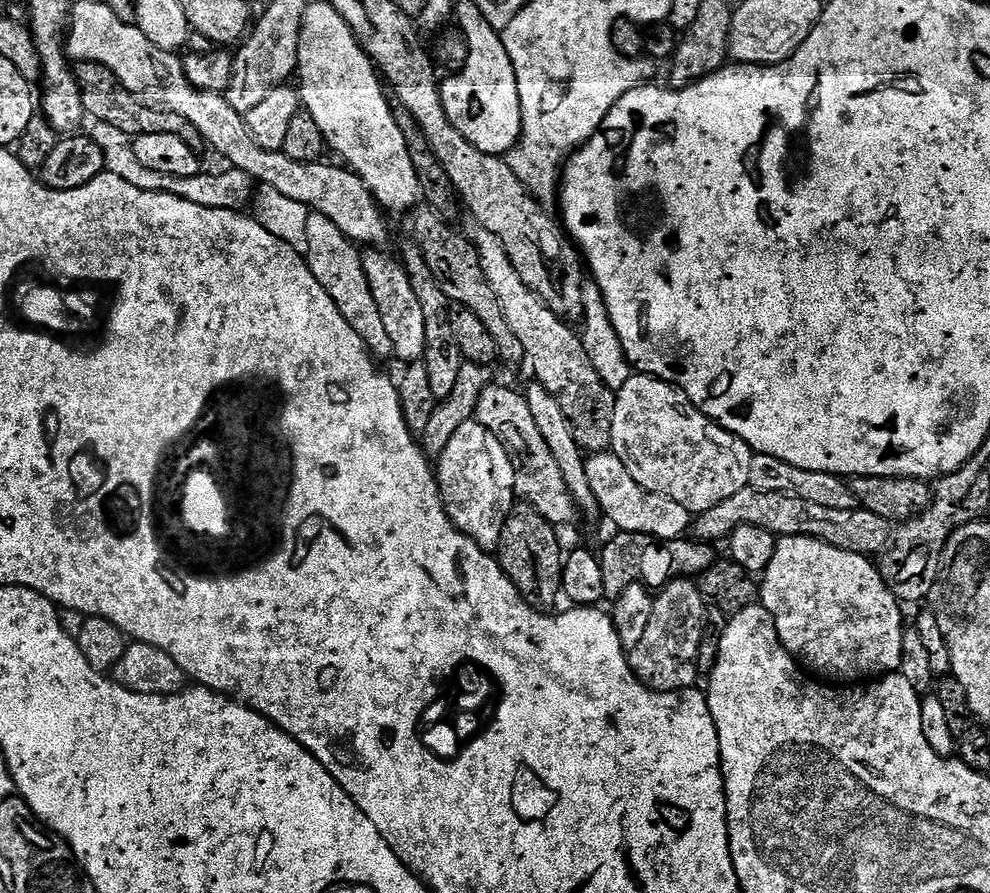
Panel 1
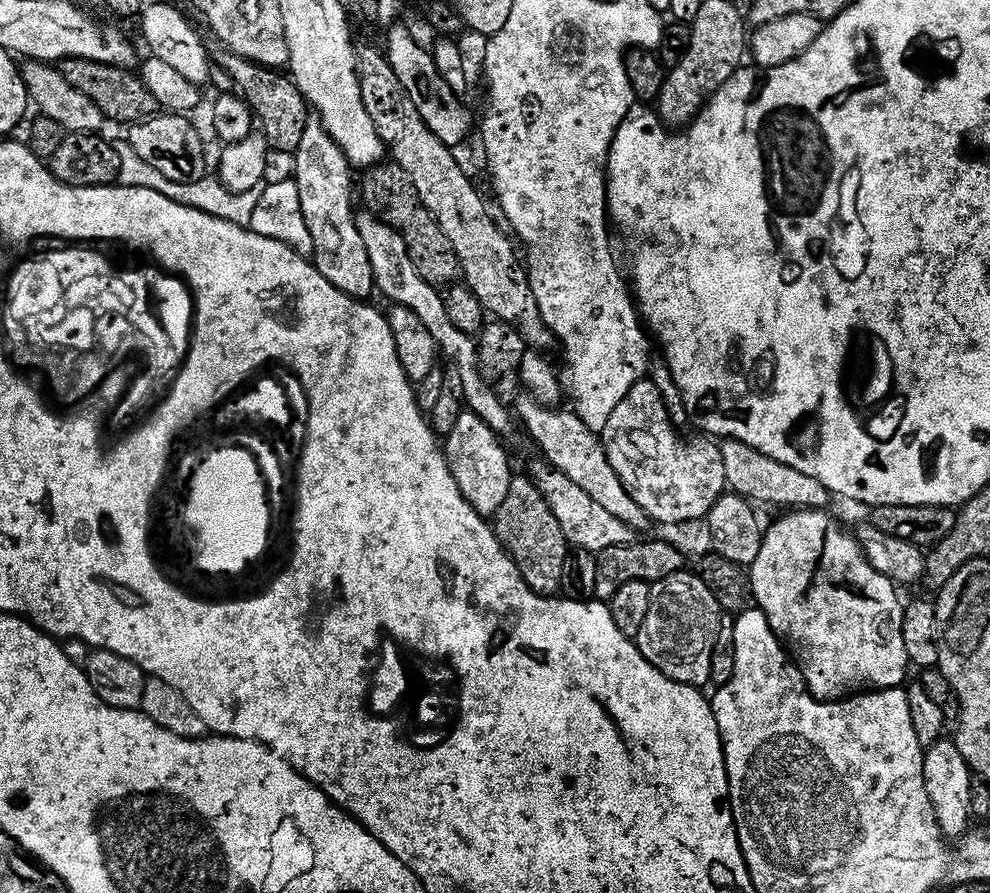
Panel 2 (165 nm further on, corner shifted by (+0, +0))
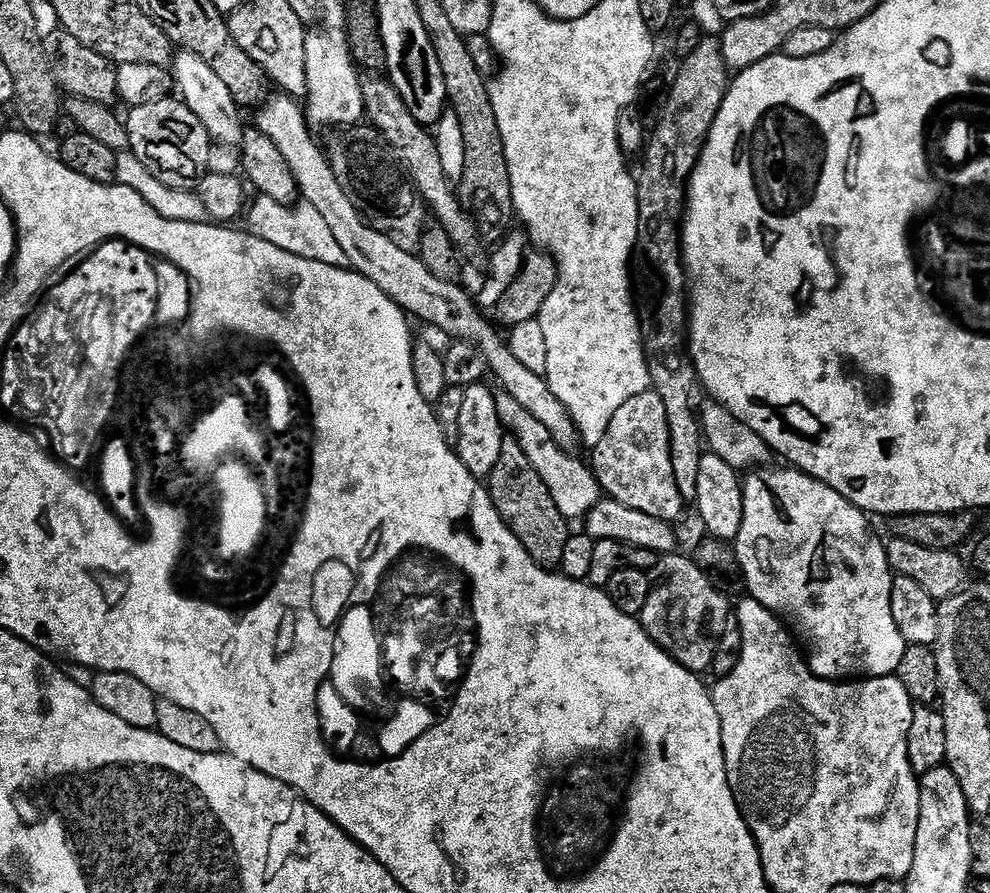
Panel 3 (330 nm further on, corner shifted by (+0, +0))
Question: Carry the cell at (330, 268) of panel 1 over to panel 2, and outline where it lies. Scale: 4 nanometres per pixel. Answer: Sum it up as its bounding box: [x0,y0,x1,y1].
[294,122,377,301]

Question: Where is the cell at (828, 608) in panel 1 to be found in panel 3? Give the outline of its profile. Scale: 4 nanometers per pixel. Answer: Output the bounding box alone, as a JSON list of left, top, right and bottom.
[734,466,905,682]

